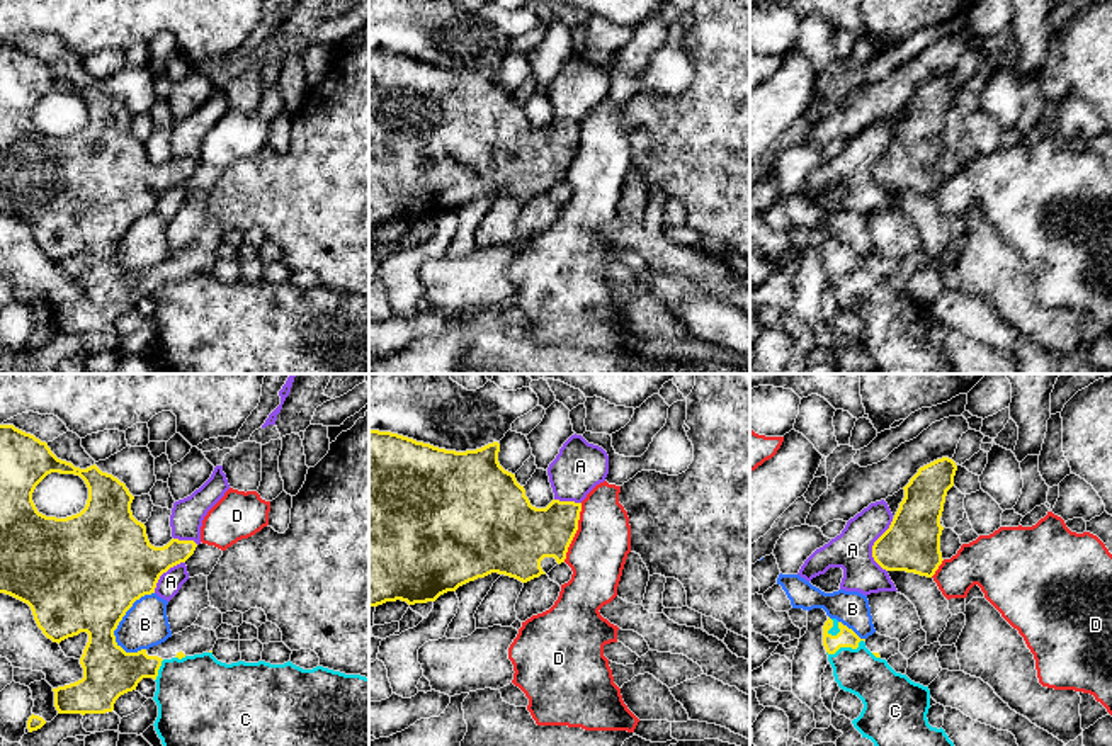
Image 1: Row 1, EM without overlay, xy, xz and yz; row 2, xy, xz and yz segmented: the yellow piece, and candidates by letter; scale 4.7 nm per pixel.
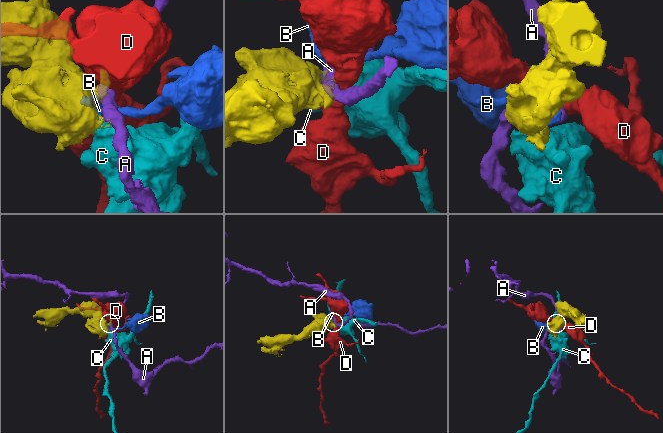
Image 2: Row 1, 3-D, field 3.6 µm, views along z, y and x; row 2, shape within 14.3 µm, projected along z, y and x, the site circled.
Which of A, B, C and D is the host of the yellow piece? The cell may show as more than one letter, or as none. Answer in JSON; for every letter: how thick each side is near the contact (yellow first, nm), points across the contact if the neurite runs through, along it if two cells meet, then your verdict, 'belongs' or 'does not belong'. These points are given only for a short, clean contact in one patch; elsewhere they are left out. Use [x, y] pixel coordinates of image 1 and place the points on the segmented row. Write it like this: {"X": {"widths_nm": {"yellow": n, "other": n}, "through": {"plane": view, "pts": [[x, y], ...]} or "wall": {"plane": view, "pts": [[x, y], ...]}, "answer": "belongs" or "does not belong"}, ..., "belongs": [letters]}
{"A": {"widths_nm": {"yellow": 260, "other": 190}, "answer": "does not belong"}, "B": {"widths_nm": {"yellow": 480, "other": 220}, "answer": "does not belong"}, "C": {"widths_nm": {"yellow": 90, "other": 220}, "answer": "belongs"}, "D": {"widths_nm": {"yellow": 300, "other": 280}, "wall": {"plane": "xz", "pts": [[582, 503], [578, 529], [563, 561]]}, "answer": "does not belong"}, "belongs": ["C"]}

